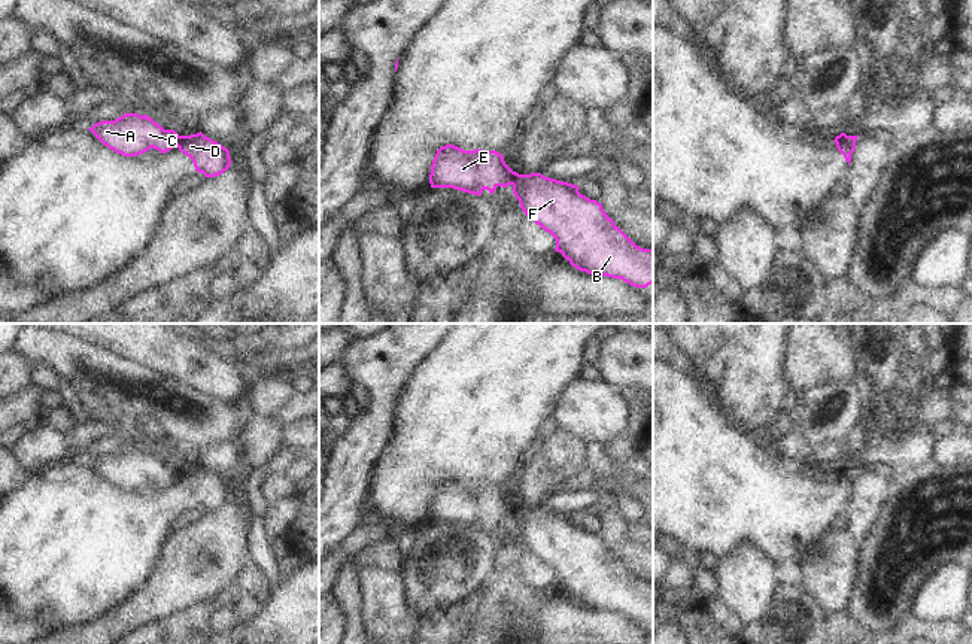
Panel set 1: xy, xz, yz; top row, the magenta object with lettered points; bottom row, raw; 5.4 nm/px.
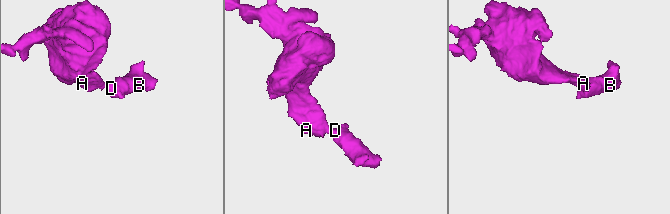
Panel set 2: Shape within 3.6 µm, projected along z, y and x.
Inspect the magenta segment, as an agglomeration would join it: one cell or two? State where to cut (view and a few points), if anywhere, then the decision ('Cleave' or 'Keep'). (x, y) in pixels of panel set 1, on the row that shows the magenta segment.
Split along xz (515, 172), (510, 184). Cleave

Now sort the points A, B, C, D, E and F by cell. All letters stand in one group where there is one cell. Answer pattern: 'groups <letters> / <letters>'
groups A C E / B D F

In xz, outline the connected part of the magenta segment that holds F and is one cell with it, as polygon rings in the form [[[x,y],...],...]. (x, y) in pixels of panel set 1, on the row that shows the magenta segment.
[[[513,173],[513,194],[520,209],[556,240],[561,252],[572,267],[595,276],[622,279],[635,288],[653,283],[653,249],[637,246],[604,212],[602,204],[578,192],[578,186],[550,179],[541,173]]]

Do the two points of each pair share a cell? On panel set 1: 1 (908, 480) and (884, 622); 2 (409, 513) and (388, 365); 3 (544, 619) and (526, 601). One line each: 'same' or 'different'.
1: same
2: different
3: different

